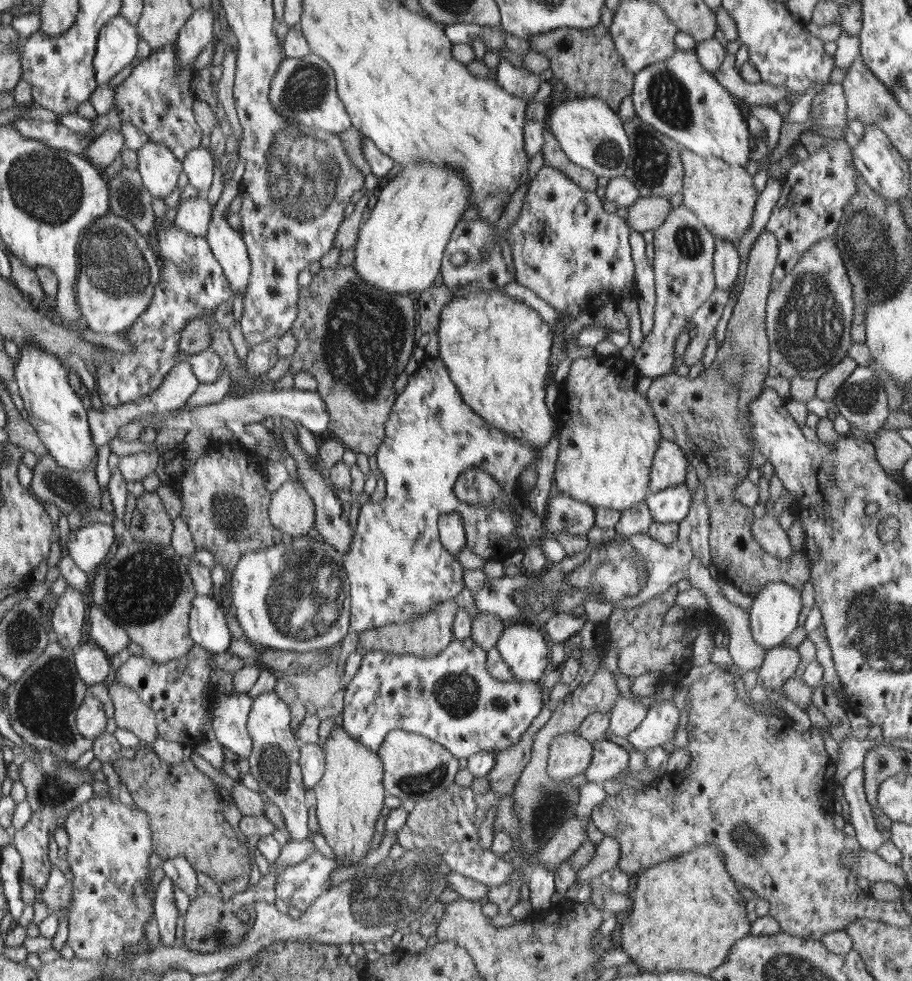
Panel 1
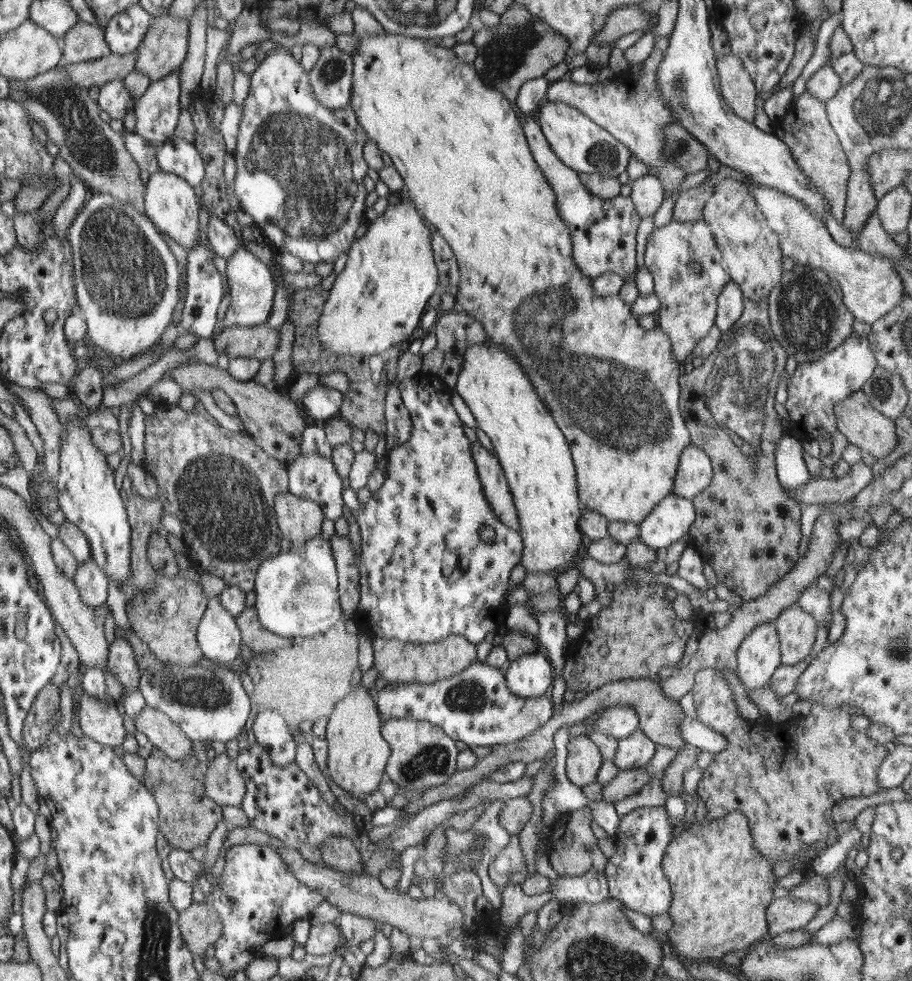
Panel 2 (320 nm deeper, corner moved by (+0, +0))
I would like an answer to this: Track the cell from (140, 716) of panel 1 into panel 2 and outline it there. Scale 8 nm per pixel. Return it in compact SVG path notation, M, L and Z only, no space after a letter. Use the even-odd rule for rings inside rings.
M146 706L134 722L137 730L147 736L149 744L165 752L166 756L178 760L193 752L193 740L165 712Z

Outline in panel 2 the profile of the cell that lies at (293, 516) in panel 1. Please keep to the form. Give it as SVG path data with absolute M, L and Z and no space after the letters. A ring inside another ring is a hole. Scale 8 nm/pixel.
M284 492L274 500L274 514L281 525L282 536L292 543L303 542L320 534L324 510L316 502Z

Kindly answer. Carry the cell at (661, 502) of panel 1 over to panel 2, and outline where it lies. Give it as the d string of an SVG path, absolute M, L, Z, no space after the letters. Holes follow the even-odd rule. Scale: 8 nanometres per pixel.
M672 492L662 499L648 517L639 524L639 538L650 548L666 548L683 538L695 521L695 509L692 499L684 499Z

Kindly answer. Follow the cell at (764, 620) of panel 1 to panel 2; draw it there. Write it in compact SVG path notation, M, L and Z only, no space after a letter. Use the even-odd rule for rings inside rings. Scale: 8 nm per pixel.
M773 622L759 624L737 652L737 677L747 690L766 688L781 665L779 636Z

